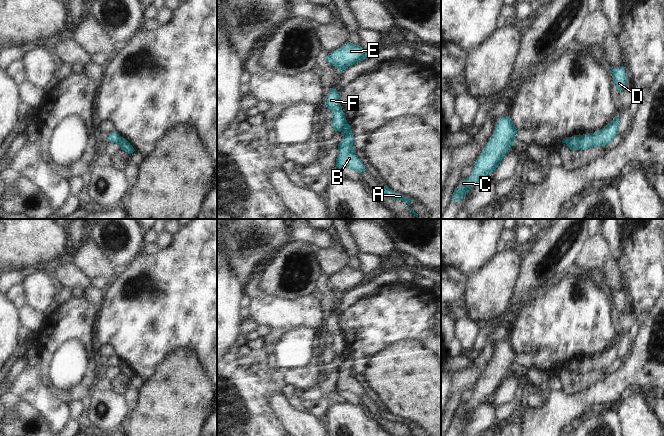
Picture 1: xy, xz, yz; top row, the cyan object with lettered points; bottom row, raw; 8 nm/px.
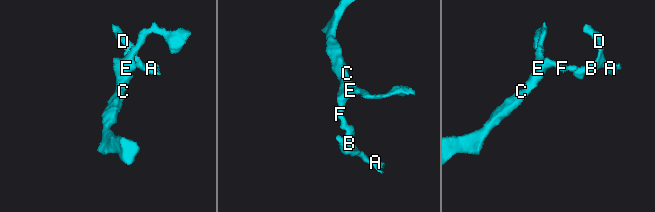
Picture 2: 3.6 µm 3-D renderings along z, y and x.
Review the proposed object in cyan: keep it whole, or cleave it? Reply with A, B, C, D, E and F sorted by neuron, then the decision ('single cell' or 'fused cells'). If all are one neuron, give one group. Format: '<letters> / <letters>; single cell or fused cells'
A B D / C E F; fused cells

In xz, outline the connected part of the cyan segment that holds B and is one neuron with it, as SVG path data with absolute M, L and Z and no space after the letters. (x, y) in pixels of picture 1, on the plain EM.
M346 347L341 353L343 361L338 368L338 379L336 382L336 391L346 391L354 393L356 396L361 397L365 395L365 390L362 385L356 379L356 375L353 371L353 357L351 350Z

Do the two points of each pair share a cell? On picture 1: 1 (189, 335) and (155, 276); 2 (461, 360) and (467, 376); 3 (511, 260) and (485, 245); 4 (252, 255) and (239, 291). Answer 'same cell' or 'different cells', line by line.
1: same cell
2: different cells
3: different cells
4: different cells

